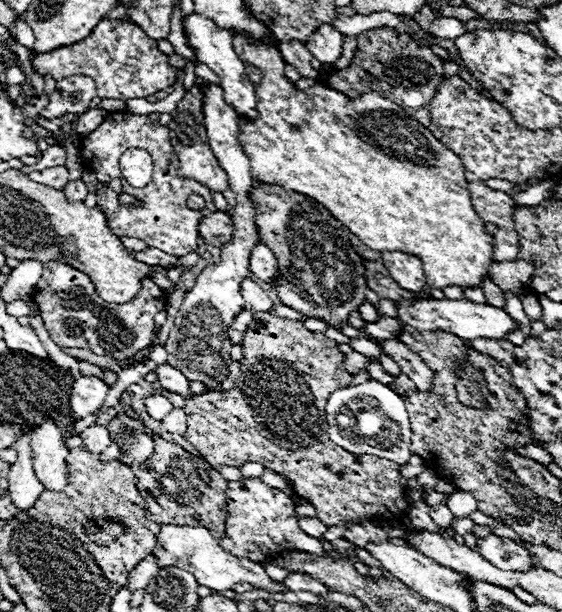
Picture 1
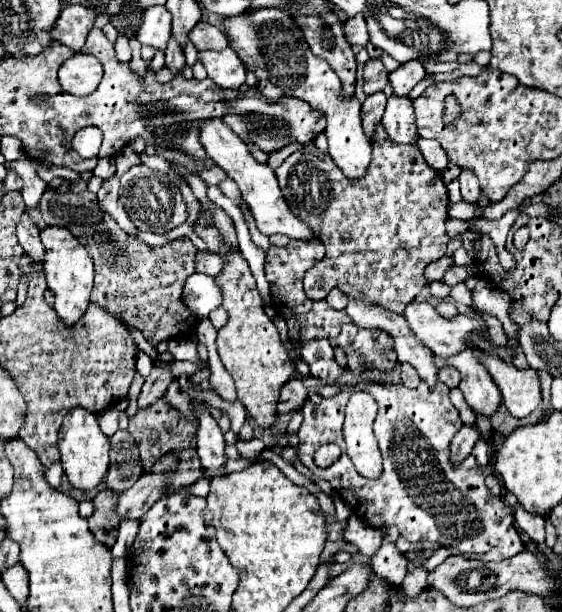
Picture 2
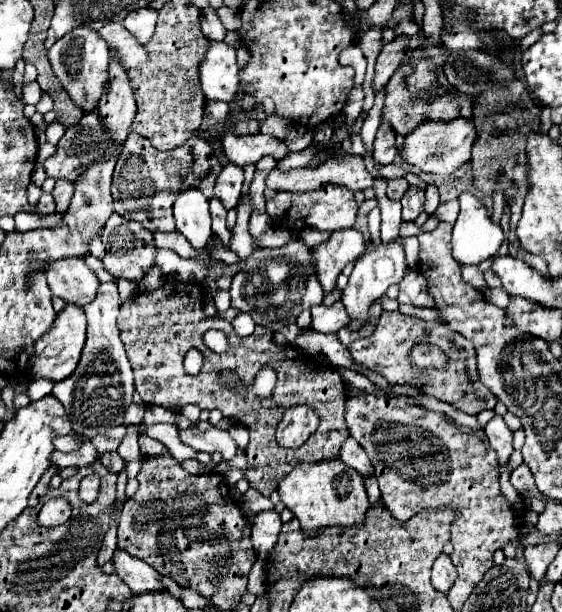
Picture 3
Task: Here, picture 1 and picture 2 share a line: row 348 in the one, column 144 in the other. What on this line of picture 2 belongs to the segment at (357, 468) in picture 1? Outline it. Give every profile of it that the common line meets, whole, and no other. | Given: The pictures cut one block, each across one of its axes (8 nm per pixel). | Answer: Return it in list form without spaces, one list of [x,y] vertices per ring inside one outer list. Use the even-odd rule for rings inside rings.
[[[118,176],[102,182],[98,200],[96,194],[88,190],[80,194],[58,194],[52,188],[48,188],[40,200],[40,210],[46,224],[68,228],[90,252],[96,270],[92,302],[108,310],[122,324],[140,330],[154,348],[170,338],[190,338],[196,332],[200,318],[186,308],[182,300],[182,288],[186,278],[196,272],[196,246],[190,242],[190,238],[178,238],[164,246],[148,246],[138,238],[134,240],[134,222],[122,210],[122,204],[118,200]],[[98,200],[100,208],[104,208],[108,214],[100,212]]]

